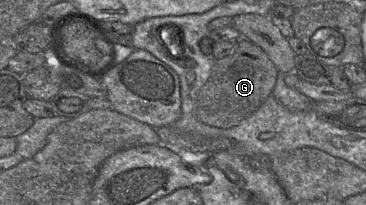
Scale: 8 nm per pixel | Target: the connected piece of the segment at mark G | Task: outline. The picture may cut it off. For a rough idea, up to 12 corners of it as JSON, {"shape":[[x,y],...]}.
{"shape":[[241,38],[215,60],[196,117],[240,124],[272,95],[278,73]]}

